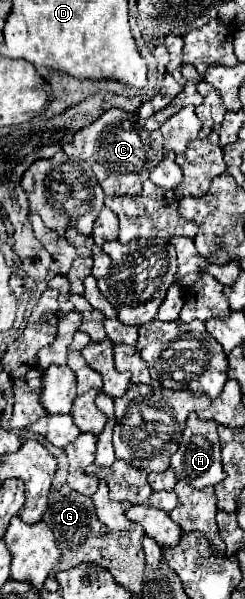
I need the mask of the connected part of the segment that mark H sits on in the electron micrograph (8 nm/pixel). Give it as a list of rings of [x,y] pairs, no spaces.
[[[195,412],[189,414],[187,428],[183,432],[183,438],[181,438],[181,446],[171,456],[171,468],[181,482],[189,482],[195,488],[215,486],[217,482],[221,482],[225,478],[225,472],[221,468],[221,444],[217,438],[217,424],[199,420]]]

